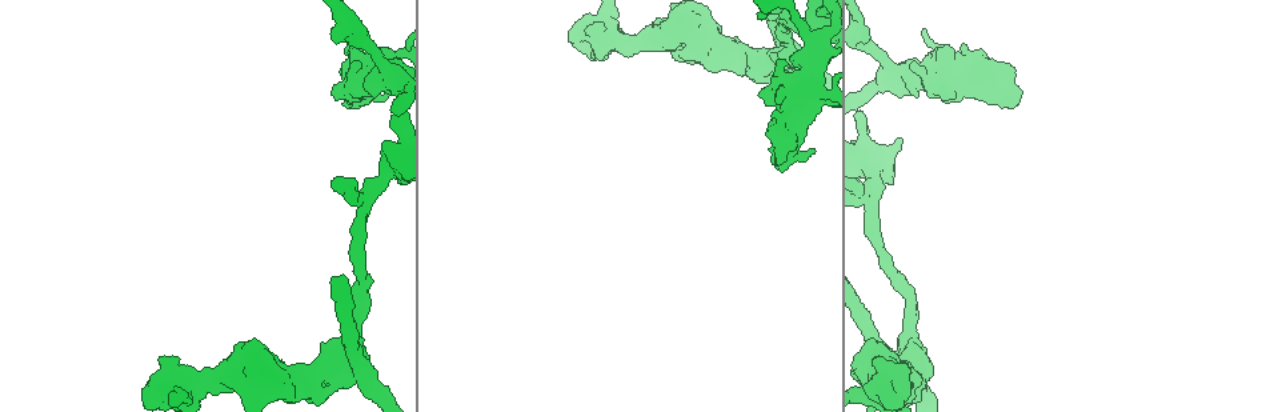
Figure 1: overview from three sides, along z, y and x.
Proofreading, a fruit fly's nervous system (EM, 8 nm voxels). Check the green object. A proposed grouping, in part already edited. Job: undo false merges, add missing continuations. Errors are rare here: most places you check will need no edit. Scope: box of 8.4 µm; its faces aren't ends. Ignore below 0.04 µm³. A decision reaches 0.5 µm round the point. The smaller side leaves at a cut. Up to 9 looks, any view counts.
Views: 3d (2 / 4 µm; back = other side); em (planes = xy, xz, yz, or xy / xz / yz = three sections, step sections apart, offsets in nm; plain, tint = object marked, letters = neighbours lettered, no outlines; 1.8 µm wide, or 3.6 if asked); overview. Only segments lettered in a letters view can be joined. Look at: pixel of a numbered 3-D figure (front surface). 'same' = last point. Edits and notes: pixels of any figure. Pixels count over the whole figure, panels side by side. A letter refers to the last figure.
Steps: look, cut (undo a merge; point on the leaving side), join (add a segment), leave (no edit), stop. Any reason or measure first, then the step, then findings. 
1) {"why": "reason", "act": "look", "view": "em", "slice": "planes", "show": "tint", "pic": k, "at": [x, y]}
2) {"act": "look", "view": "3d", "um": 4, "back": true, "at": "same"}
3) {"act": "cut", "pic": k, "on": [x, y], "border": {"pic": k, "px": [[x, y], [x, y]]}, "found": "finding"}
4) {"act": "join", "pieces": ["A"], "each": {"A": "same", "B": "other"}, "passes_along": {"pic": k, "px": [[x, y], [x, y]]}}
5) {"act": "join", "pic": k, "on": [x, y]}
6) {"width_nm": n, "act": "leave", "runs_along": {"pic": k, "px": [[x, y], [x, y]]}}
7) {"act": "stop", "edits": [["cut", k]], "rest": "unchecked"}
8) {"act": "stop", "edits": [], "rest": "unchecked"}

{"act": "look", "view": "3d", "um": 4, "pic": 1, "at": [192, 386]}

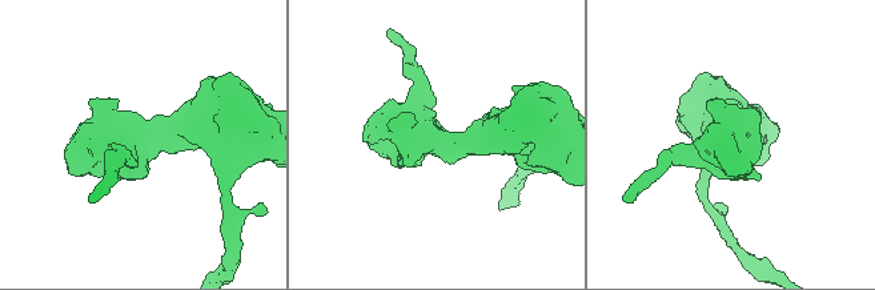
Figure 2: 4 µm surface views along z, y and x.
{"act": "look", "view": "em", "slice": "planes", "show": "letters", "pic": 2, "at": [138, 143]}

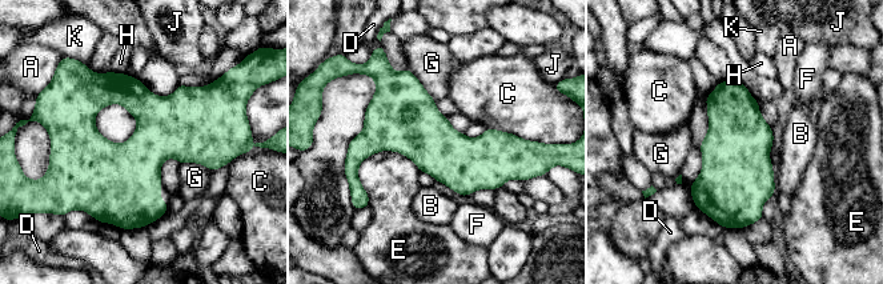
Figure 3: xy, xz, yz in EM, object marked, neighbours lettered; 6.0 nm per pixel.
{"longest_contact_nm": ["E", 380], "act": "leave", "each": {"A": "other", "B": "other", "C": "other", "D": "other", "E": "other", "F": "other", "G": "other", "H": "other", "J": "other", "K": "other"}, "border": {"pic": 3, "px": [[420, 172], [378, 151], [357, 178]]}, "found": "one cell here"}

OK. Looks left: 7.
{"why": "narrows sharply", "act": "look", "view": "em", "slice": "planes", "show": "letters", "pic": 1, "at": [770, 61]}

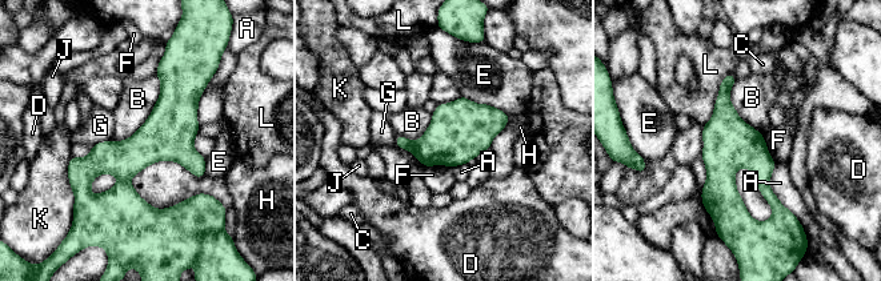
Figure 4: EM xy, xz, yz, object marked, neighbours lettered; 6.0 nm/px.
{"width_nm": 320, "act": "leave", "each": {"A": "other", "B": "other", "C": "other", "D": "other", "E": "other", "F": "other", "G": "other", "H": "other", "J": "other", "K": "other", "L": "other"}, "runs_along": {"pic": 4, "px": [[165, 65], [169, 121], [124, 167], [139, 223]]}, "found": "all the same cell"}

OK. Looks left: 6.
{"why": "calibre changes", "act": "look", "view": "em", "slice": "xz", "step": 16, "show": "letters", "pic": 1, "at": [870, 203]}

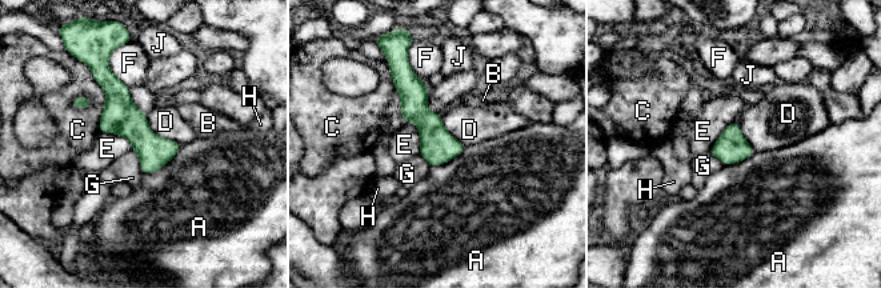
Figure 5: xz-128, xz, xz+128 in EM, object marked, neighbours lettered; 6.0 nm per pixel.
{"longest_contact_nm": ["C", 400], "act": "leave", "each": {"A": "other", "B": "other", "C": "other", "D": "other", "E": "other", "F": "other", "G": "other", "H": "other", "J": "other"}, "border": {"pic": 5, "px": [[145, 115], [157, 135], [180, 144]]}, "found": "continuous, no second cell"}

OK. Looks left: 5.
{"why": "calibre changes", "act": "look", "view": "em", "slice": "xz", "step": 16, "show": "tint", "pic": 1, "at": [911, 75]}

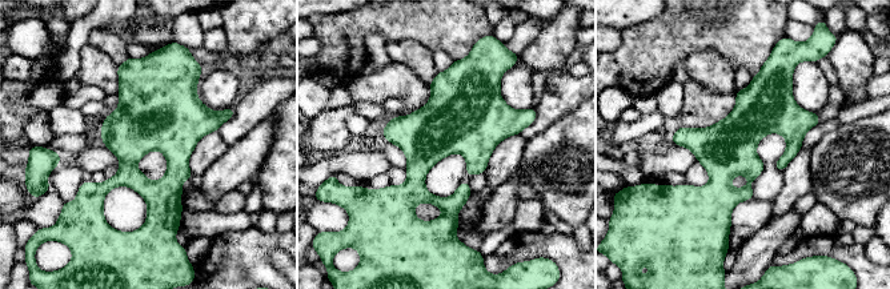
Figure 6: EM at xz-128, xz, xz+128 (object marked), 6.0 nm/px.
{"why": "another direction", "act": "look", "view": "em", "slice": "planes", "show": "letters", "at": "same"}

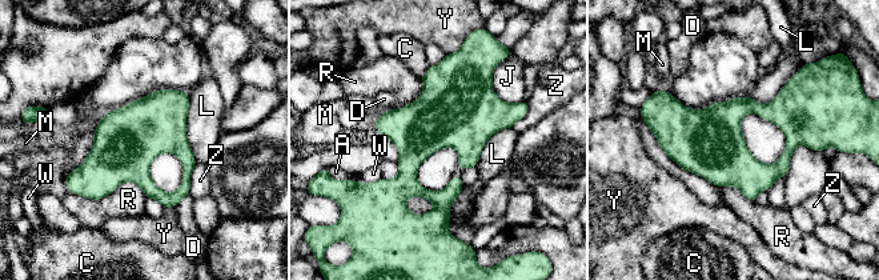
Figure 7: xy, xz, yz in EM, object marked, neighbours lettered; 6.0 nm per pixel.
{"act": "leave", "each": {"A": "other", "C": "other", "D": "other", "J": "other", "L": "other", "M": "other", "R": "other", "W": "other", "Y": "other", "Z": "other"}, "border": {"pic": 7, "px": [[69, 191], [147, 198]]}, "found": "all the same cell"}

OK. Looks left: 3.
{"act": "stop", "edits": [], "rest": "unchecked"}

